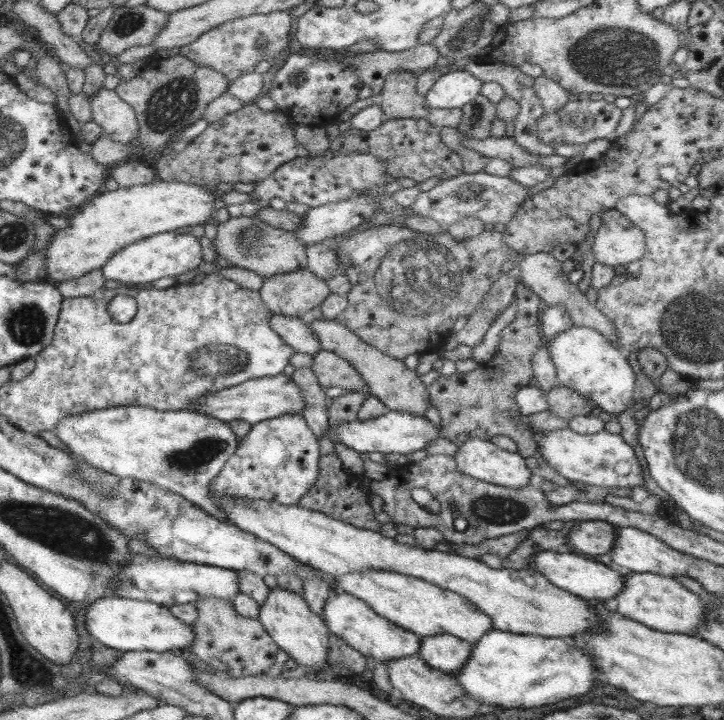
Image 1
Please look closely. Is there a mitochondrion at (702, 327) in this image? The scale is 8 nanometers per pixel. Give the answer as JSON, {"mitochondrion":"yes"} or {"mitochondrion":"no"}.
{"mitochondrion":"yes"}

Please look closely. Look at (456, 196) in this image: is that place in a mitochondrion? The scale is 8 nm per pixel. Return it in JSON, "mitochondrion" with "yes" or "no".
{"mitochondrion":"yes"}

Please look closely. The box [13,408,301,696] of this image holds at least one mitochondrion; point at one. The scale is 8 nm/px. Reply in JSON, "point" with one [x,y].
{"point":[201,452]}

